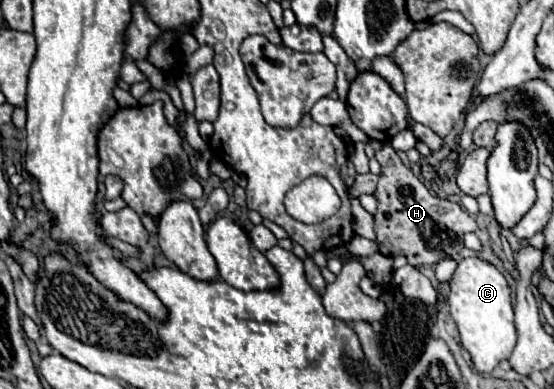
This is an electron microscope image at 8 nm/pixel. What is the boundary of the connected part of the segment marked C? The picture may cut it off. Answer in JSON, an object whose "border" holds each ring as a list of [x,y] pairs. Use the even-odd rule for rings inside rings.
{"border":[[[482,258],[460,260],[448,292],[450,316],[456,320],[460,330],[460,340],[464,348],[472,354],[474,366],[480,372],[490,372],[502,360],[510,358],[516,346],[516,326],[514,326],[514,306],[510,286],[504,274],[490,262]]]}

